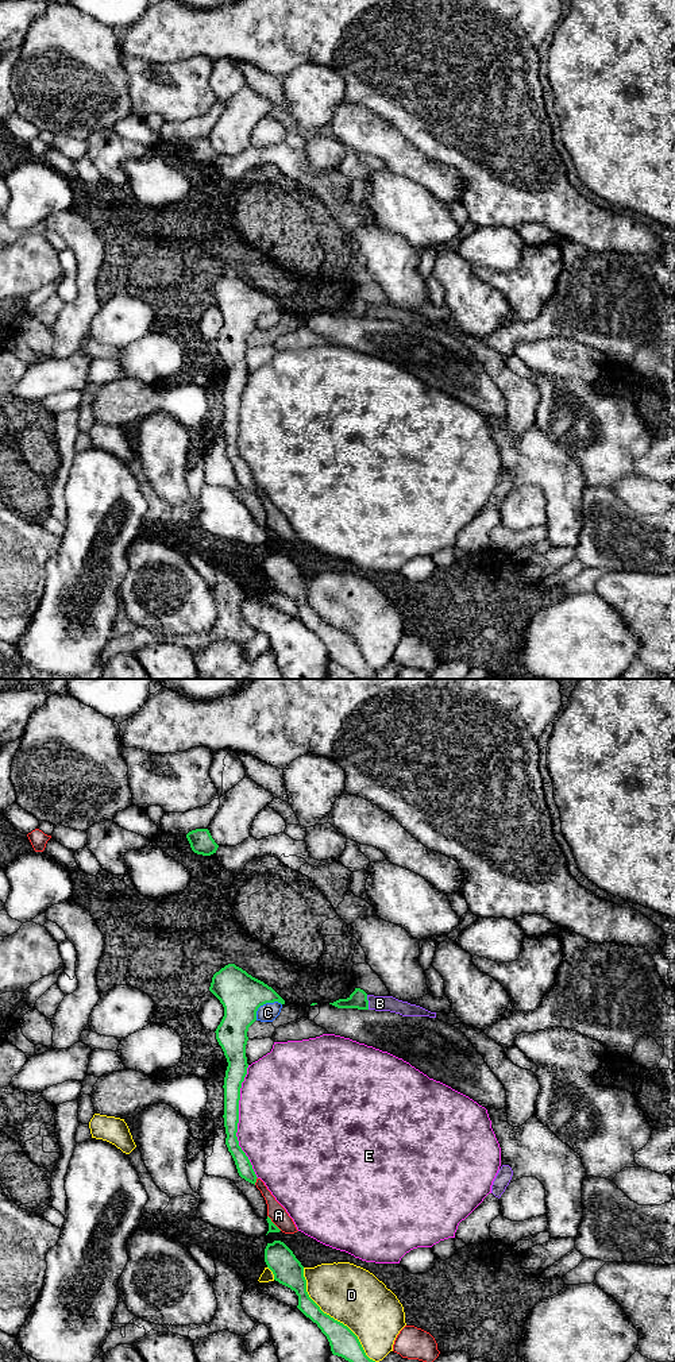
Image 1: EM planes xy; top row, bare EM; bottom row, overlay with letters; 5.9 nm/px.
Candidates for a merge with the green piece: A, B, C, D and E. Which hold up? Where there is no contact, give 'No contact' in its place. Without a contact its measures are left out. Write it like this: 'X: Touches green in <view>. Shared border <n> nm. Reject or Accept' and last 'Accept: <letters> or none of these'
A: Touches green in xy. Shared border 130 nm. Reject
B: Touches green in xy. Shared border 90 nm. Reject
C: Touches green in xy. Shared border 190 nm. Reject
D: Touches green in xy. Shared border 700 nm. Reject
E: Touches green in xy. Shared border 700 nm. Reject
Accept: none of these

